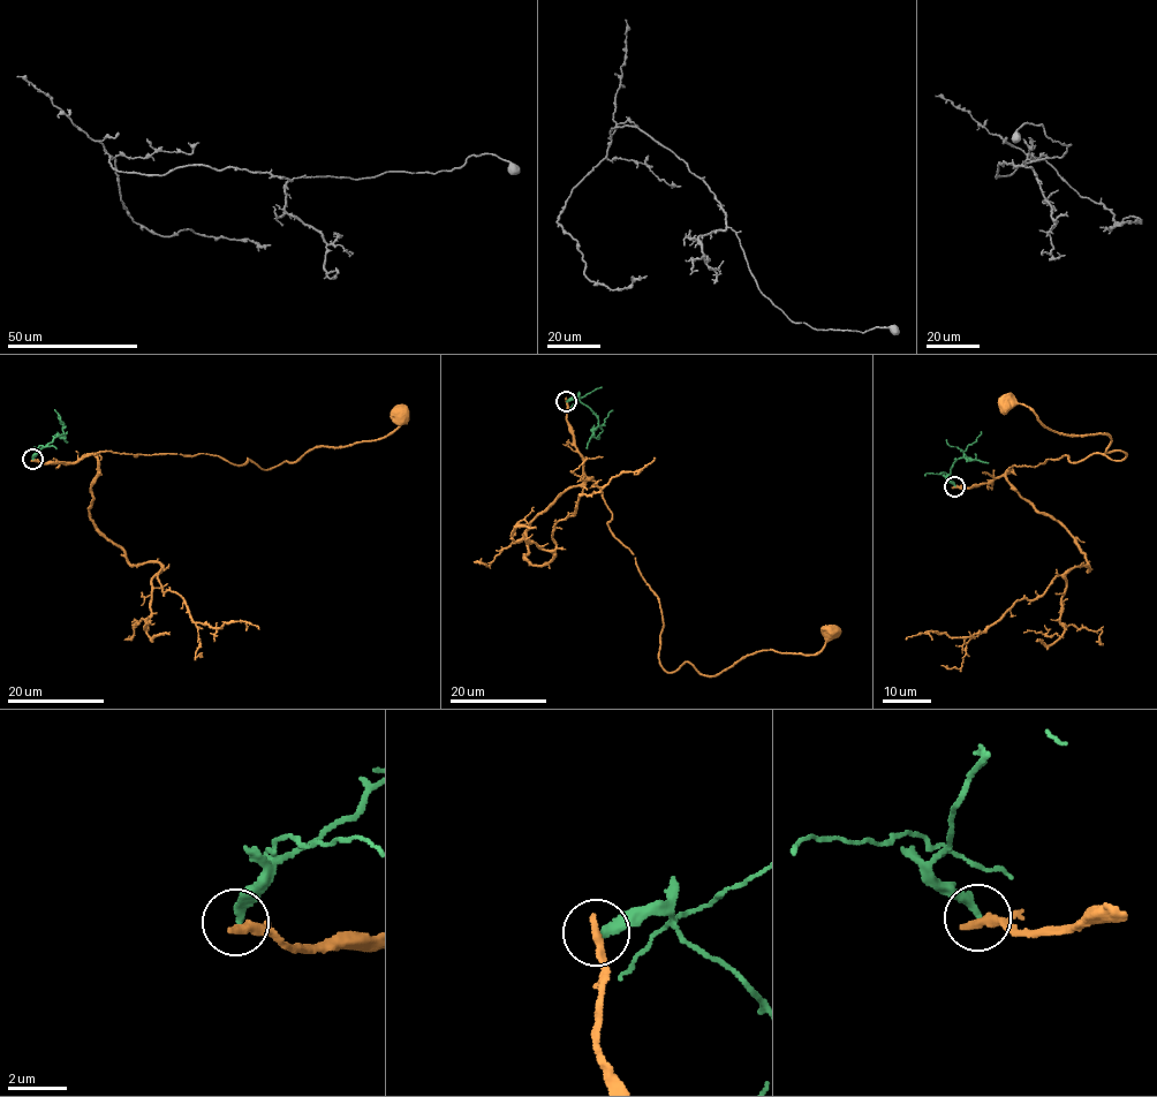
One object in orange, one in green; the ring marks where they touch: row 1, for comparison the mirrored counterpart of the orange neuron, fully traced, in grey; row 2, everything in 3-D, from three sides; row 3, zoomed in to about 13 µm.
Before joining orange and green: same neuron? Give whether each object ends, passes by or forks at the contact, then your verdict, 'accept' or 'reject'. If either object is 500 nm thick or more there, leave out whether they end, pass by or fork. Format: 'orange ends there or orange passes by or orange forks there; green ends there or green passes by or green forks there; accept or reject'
orange ends there; green ends there; reject

